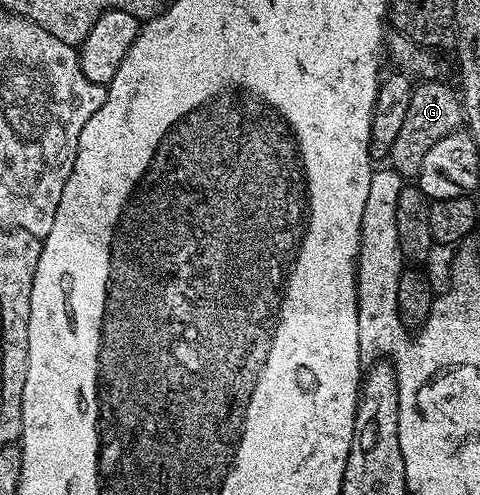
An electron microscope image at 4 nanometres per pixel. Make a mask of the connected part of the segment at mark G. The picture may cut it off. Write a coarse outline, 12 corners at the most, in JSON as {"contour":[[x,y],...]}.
{"contour":[[444,83],[412,88],[390,166],[416,177],[426,153],[462,123]]}

